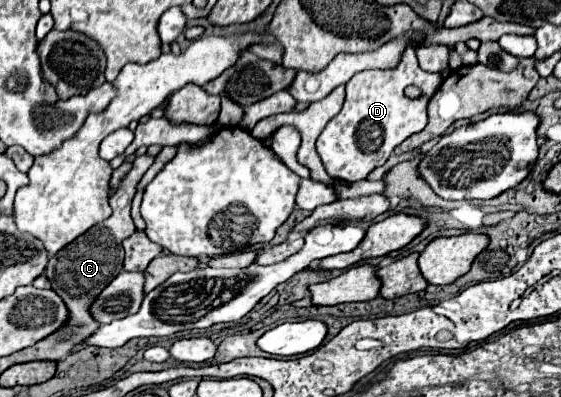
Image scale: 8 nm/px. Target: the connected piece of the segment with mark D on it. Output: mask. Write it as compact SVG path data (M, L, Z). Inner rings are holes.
M407 46L395 68L387 70L365 70L347 82L347 98L341 112L325 126L317 138L317 152L325 164L331 178L343 182L355 182L367 178L367 174L385 164L393 148L405 138L419 132L427 124L427 106L439 84L441 74L425 72L417 64L415 46ZM417 86L421 90L419 98L407 98L405 88Z

